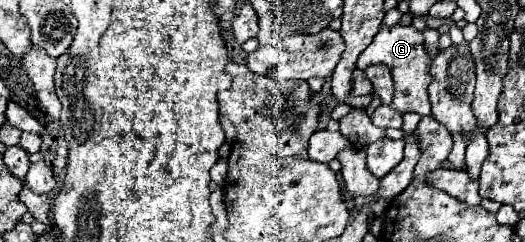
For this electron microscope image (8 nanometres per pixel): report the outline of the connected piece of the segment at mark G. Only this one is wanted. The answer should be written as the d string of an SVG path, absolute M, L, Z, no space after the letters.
M401 23L393 27L383 25L381 31L375 35L373 43L359 55L356 67L364 70L374 62L377 65L387 65L393 73L393 81L395 81L395 97L391 103L393 109L397 109L399 113L413 111L419 115L431 115L431 105L427 97L427 87L431 83L429 55L425 51L421 31L417 31L413 25L401 25Z

